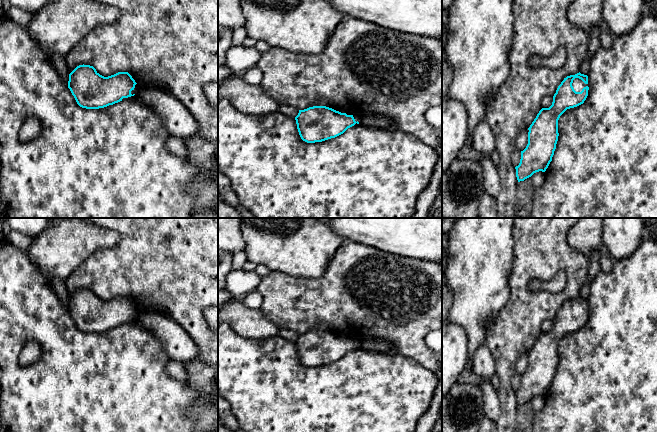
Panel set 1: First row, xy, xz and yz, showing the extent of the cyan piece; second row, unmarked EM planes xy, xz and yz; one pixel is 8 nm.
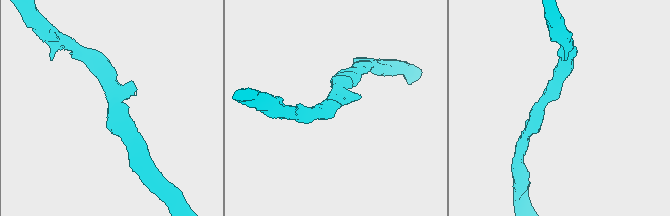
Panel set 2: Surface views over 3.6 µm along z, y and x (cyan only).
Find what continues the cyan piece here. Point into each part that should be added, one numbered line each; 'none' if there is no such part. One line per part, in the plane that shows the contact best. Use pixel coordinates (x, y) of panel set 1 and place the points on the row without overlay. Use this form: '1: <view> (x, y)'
1: yz (578, 308)

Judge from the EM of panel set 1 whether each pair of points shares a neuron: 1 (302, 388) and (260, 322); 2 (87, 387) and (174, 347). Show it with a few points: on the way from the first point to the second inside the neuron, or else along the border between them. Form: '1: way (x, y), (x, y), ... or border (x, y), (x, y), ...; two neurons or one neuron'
1: border (277, 334), (271, 337), (246, 337); two neurons
2: border (151, 332), (171, 359); two neurons

